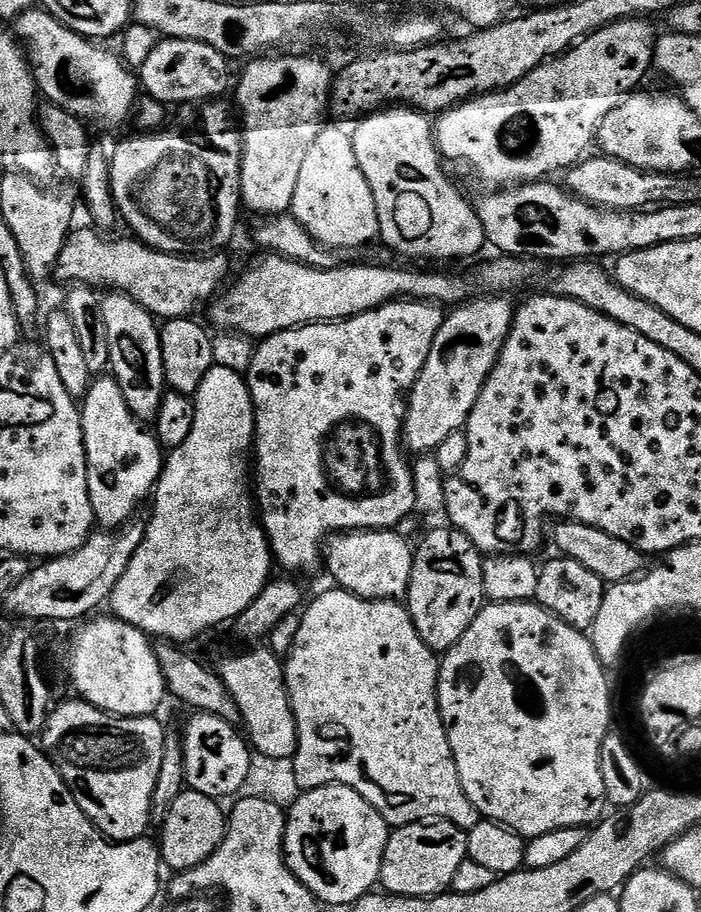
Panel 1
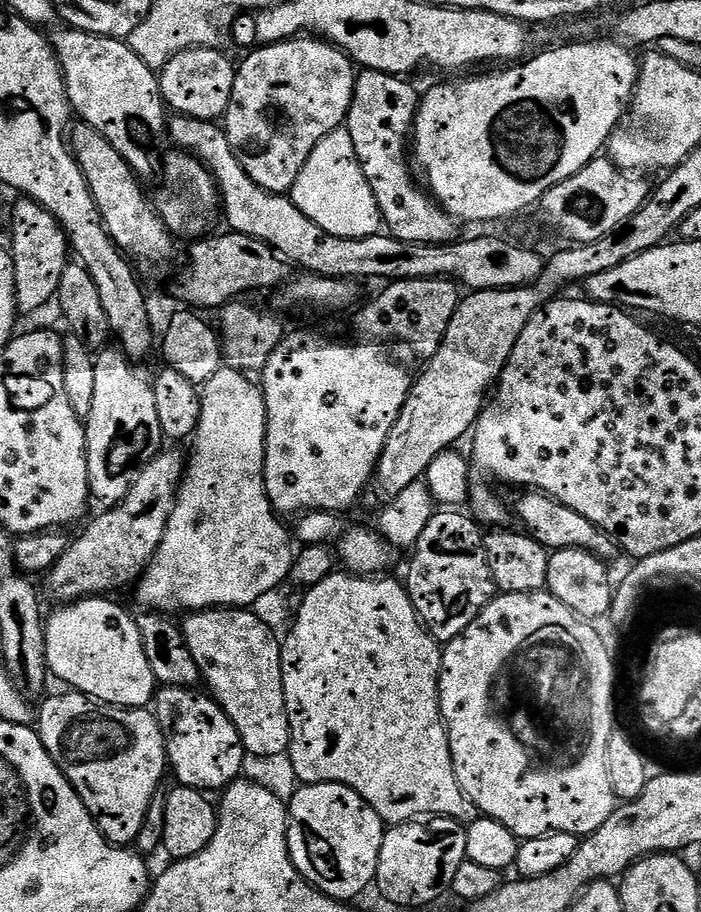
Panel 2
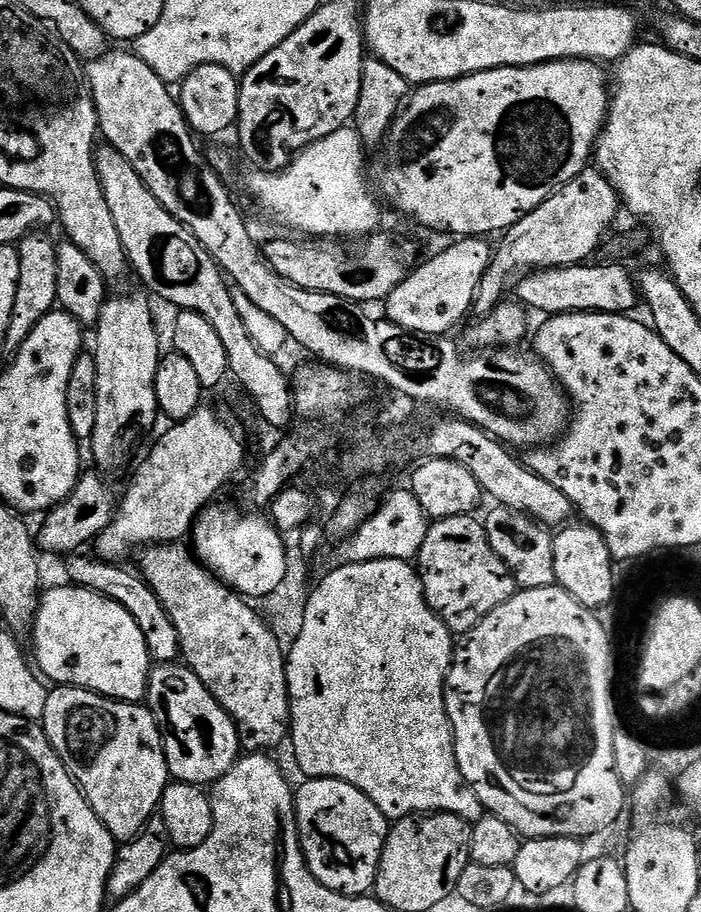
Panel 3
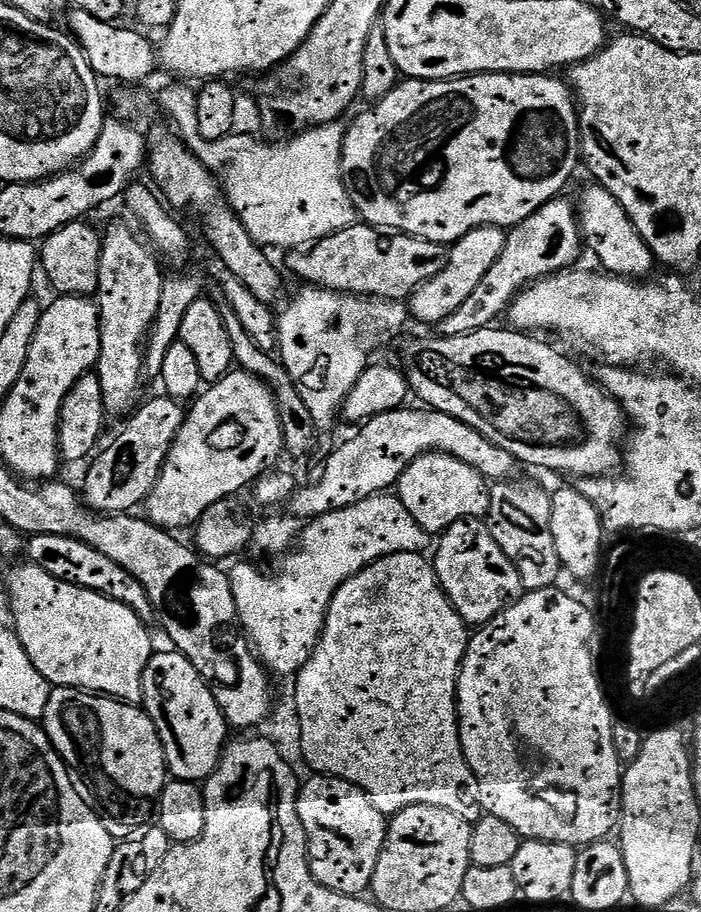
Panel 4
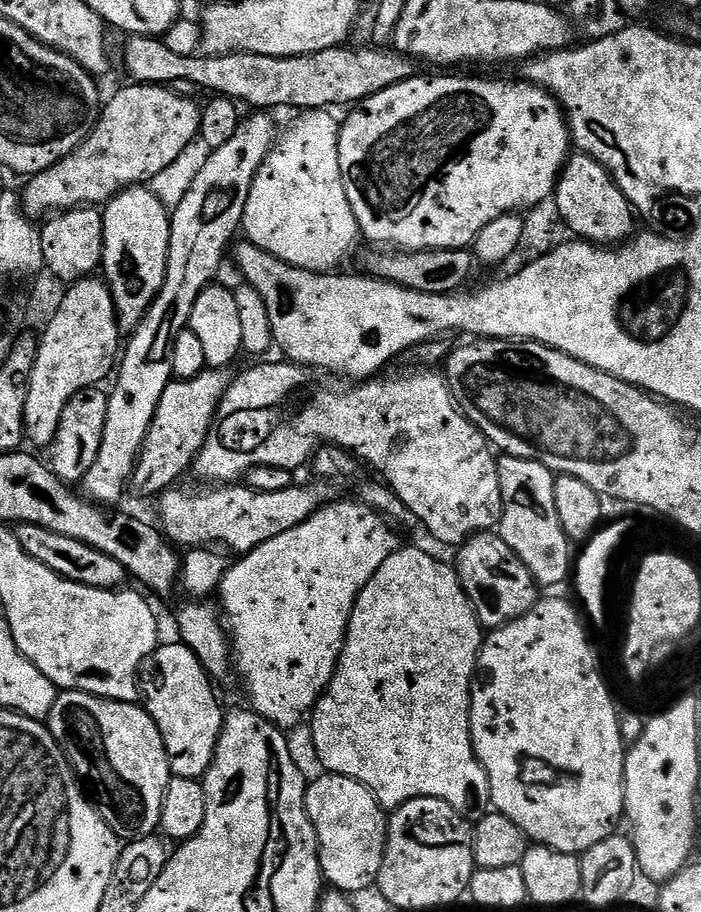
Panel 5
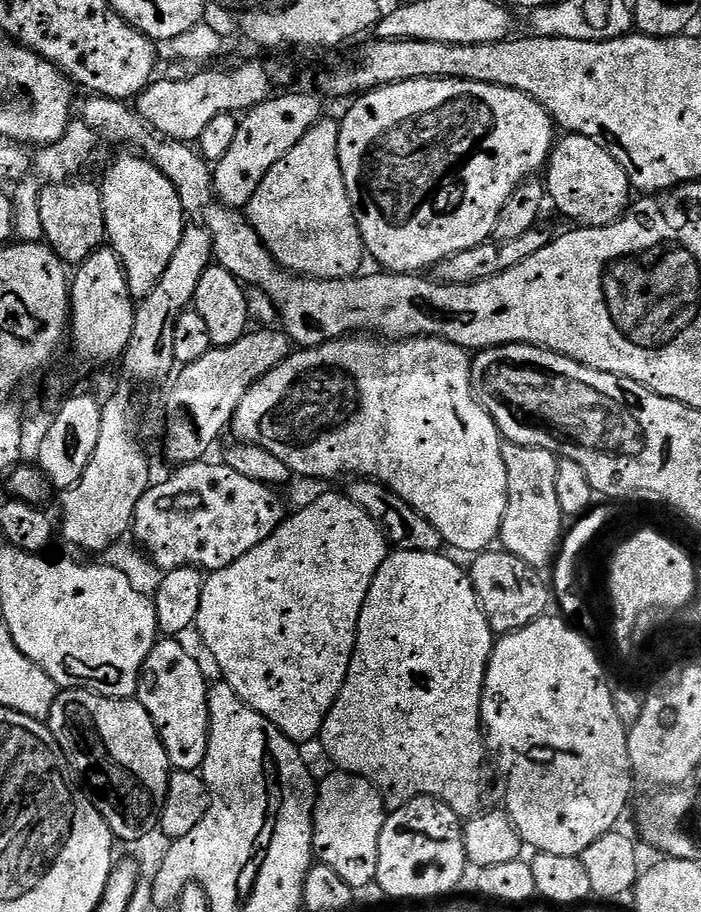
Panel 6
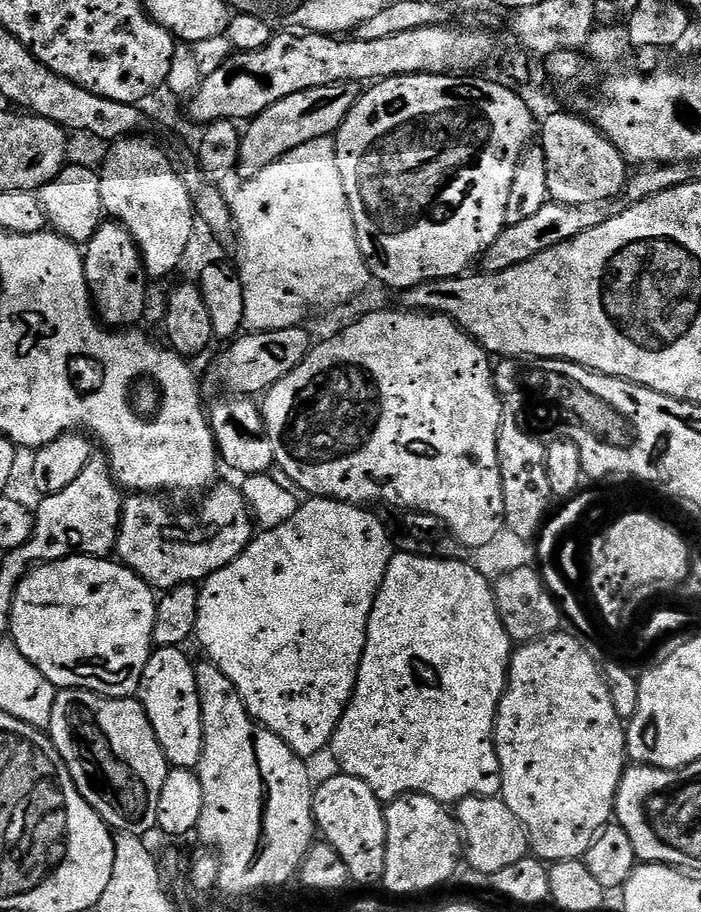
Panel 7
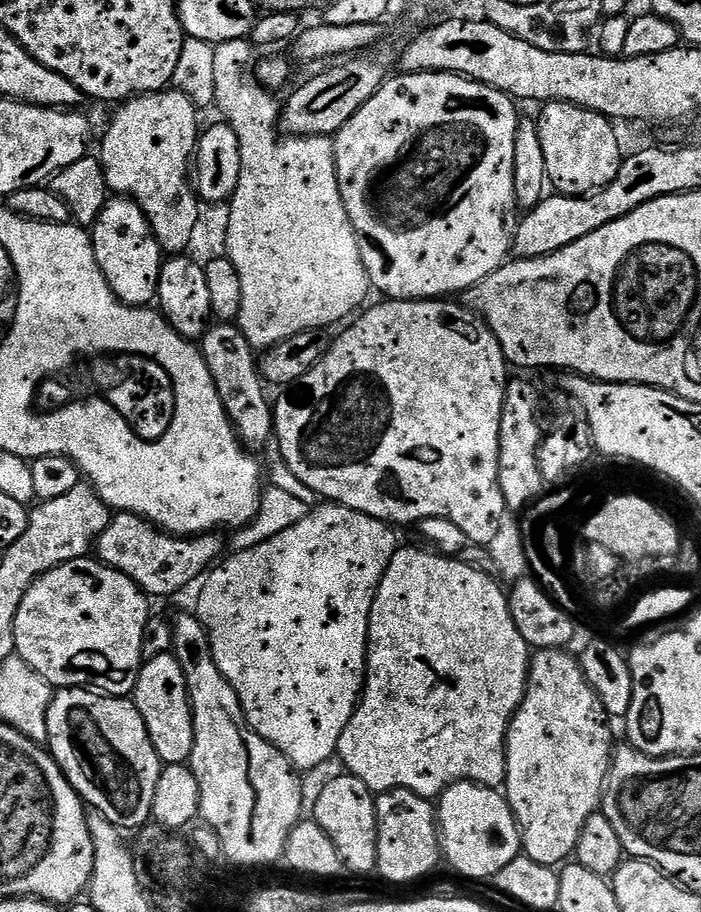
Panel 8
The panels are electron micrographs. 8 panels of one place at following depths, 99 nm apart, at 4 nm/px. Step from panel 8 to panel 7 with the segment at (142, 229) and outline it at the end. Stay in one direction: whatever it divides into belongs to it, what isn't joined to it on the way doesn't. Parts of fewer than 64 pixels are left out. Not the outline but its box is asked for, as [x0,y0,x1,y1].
[83,223,150,330]

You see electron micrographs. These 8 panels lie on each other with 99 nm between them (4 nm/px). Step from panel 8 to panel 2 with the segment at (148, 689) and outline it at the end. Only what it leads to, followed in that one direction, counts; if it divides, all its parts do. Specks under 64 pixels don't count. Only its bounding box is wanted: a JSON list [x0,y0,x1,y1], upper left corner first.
[154,686,246,790]

